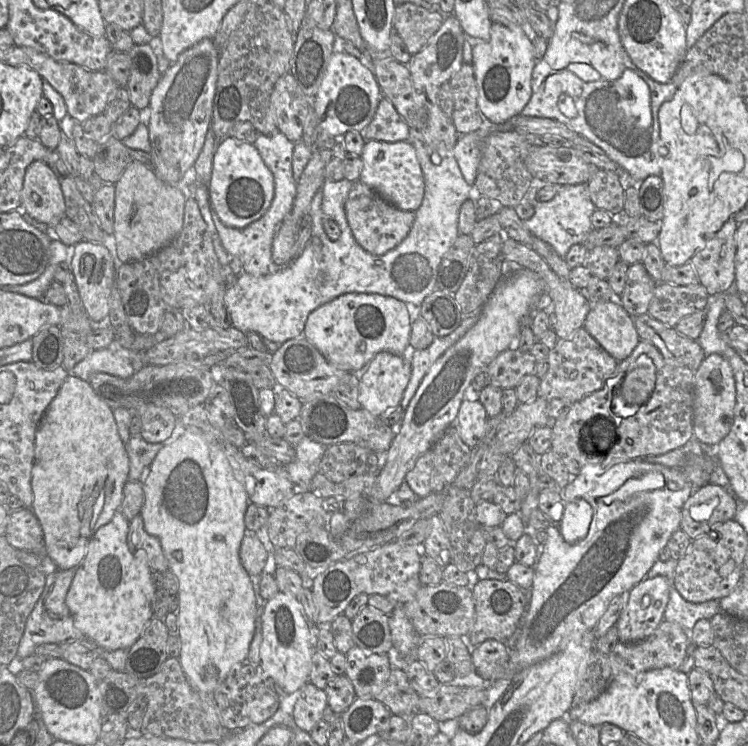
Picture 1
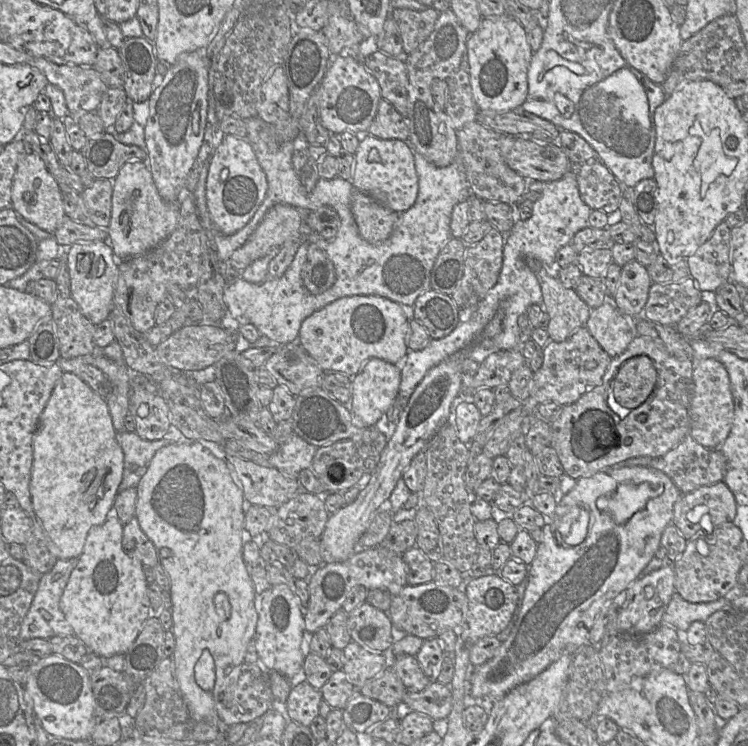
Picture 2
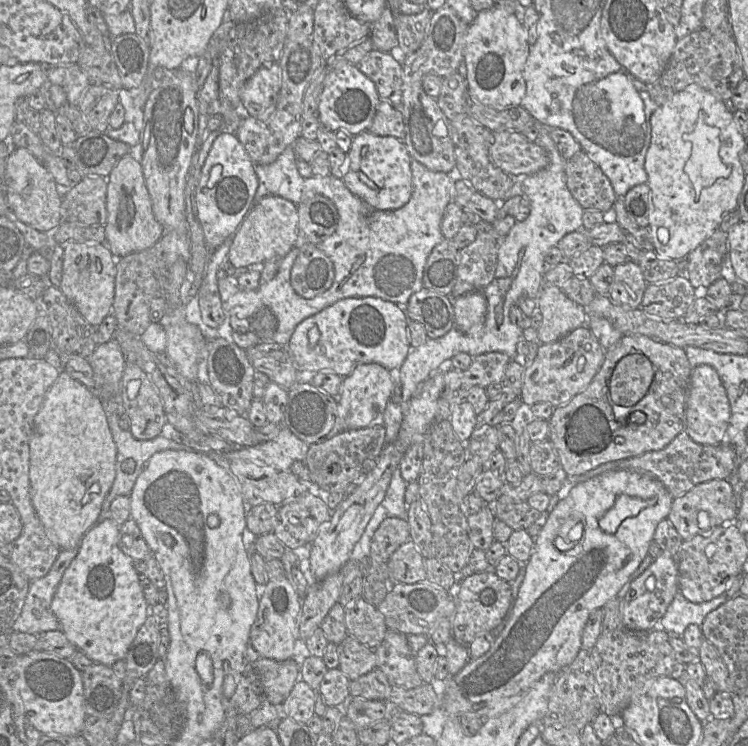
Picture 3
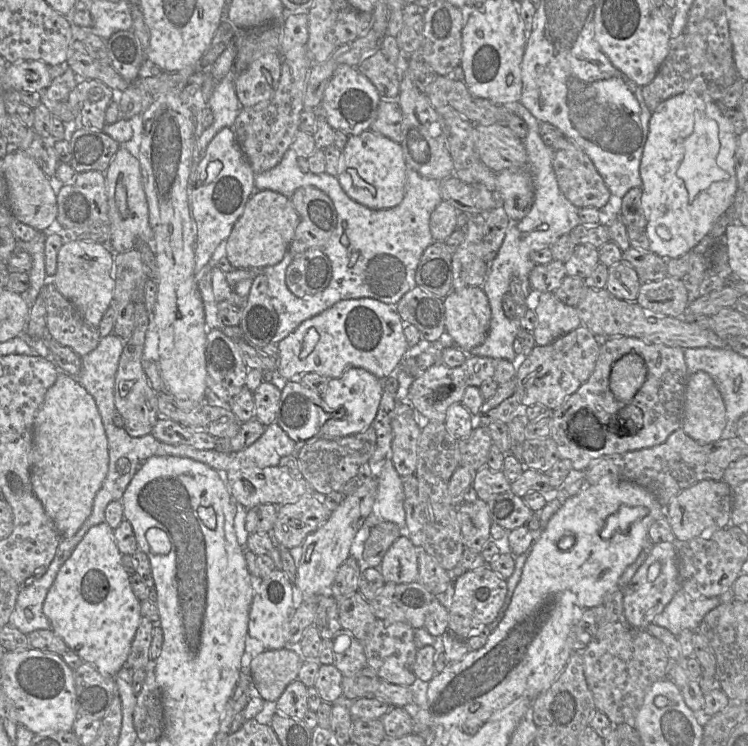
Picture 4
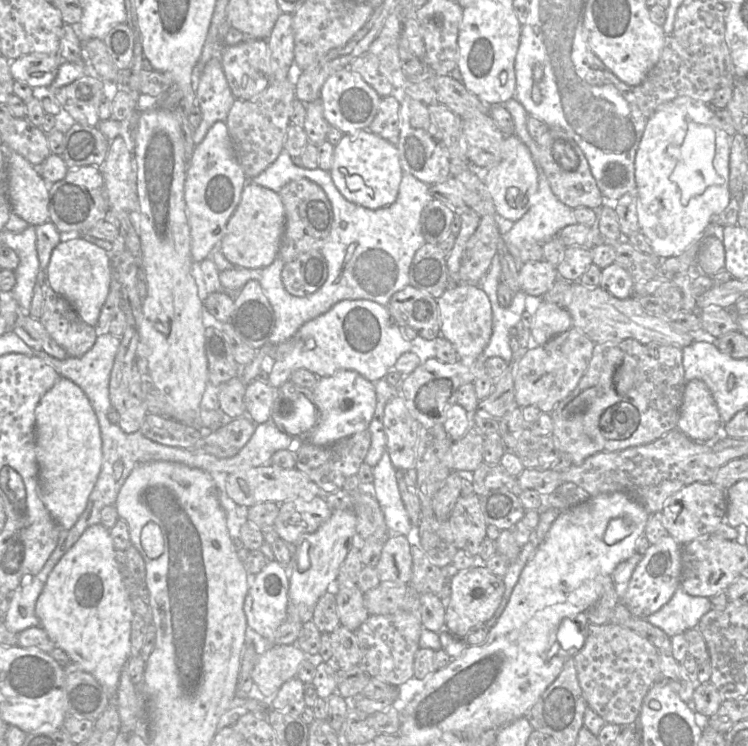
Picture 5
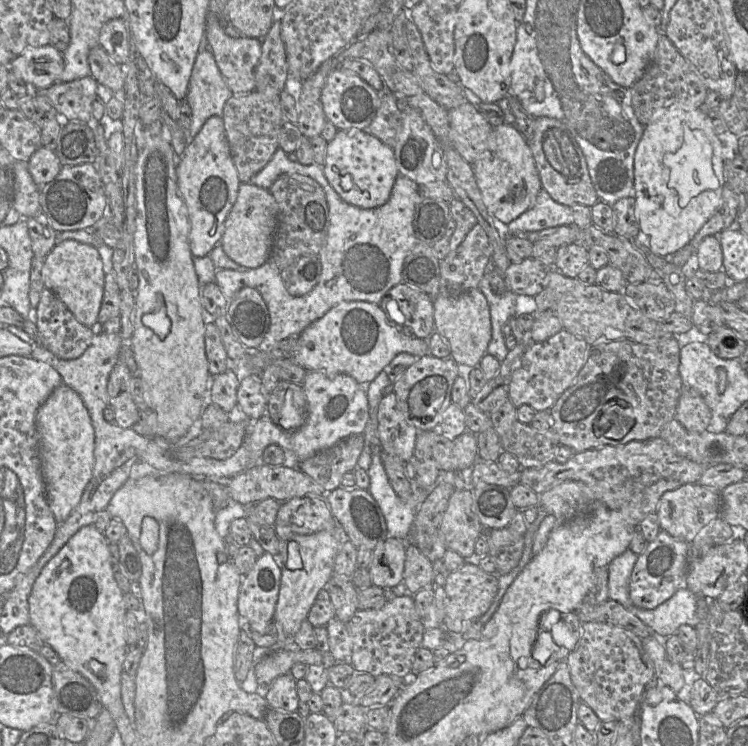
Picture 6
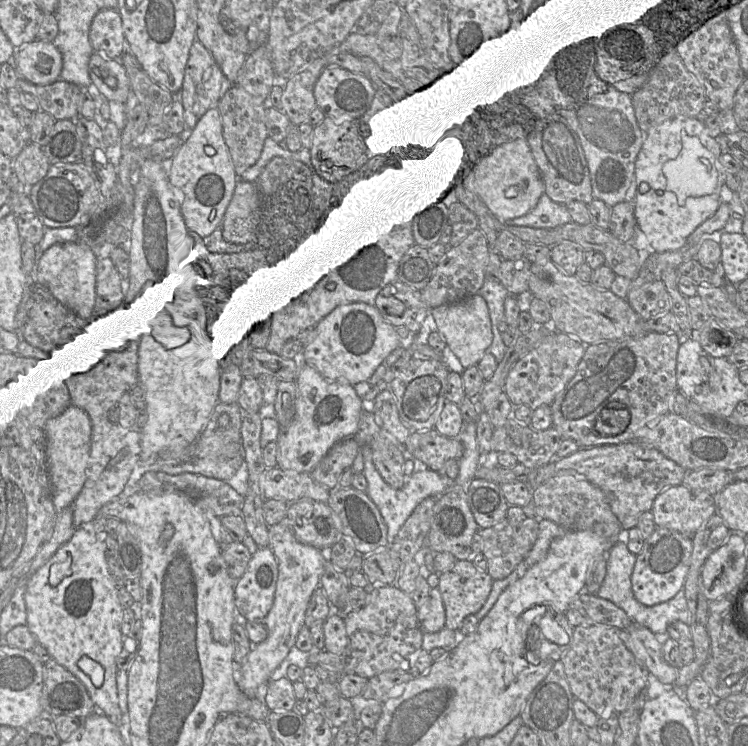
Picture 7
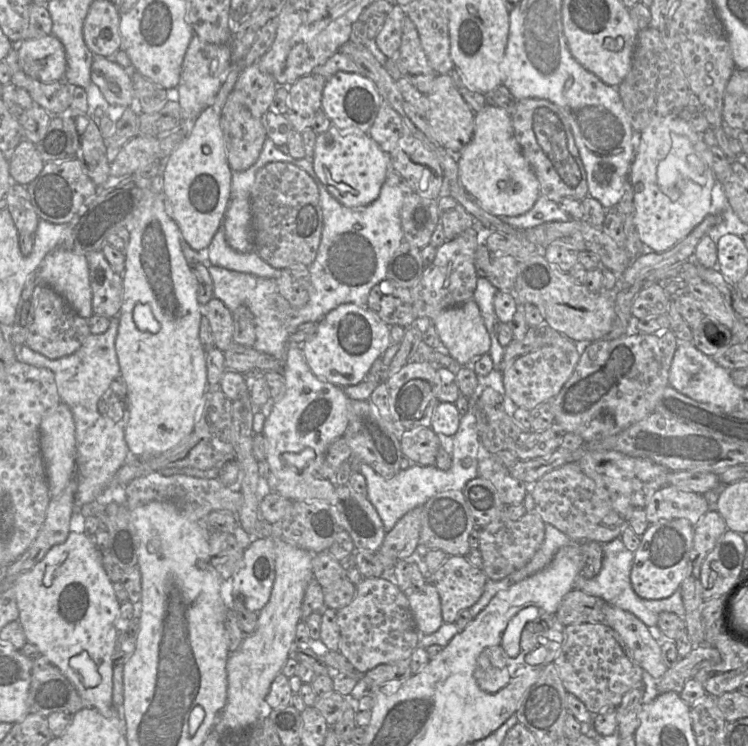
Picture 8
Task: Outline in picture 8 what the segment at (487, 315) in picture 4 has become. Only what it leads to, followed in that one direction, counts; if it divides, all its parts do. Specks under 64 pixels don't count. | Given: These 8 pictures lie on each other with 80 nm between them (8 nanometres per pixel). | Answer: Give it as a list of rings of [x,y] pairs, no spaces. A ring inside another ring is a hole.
[[[473,299],[442,311],[433,319],[433,324],[441,343],[461,366],[488,354],[490,336]]]

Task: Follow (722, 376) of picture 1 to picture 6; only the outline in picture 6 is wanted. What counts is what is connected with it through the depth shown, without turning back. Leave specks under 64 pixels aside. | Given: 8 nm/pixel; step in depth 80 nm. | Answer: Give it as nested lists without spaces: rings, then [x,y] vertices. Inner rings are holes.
[[[684,388],[676,408],[675,418],[691,432],[703,432],[709,427],[712,414],[703,397],[692,388]]]

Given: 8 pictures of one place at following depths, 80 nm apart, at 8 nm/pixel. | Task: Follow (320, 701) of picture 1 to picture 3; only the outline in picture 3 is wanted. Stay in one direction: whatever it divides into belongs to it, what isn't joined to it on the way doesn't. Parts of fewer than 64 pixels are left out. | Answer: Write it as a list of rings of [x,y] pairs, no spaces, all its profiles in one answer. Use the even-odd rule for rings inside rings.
[[[300,680],[282,703],[284,713],[297,723],[306,724],[315,715],[316,692]]]

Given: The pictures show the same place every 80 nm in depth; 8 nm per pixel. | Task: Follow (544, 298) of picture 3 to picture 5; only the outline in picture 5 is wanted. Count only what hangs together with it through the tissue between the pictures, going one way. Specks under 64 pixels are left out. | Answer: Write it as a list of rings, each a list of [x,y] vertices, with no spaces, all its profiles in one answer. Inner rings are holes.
[[[541,301],[533,317],[530,329],[532,345],[543,345],[554,336],[573,327],[571,316],[566,308],[545,301]]]

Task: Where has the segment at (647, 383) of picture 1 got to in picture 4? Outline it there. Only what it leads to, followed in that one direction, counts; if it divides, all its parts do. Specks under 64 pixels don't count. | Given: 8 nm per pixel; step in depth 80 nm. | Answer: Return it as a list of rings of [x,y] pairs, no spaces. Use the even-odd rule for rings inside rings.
[[[626,354],[614,363],[610,373],[609,387],[616,400],[628,402],[634,398],[644,384],[647,366],[636,354]]]

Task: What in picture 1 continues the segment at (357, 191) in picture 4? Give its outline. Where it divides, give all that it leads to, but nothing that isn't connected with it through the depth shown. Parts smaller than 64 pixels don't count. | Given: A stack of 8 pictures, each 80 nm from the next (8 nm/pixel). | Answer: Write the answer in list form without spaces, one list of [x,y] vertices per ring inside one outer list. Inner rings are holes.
[[[367,140],[361,153],[363,168],[359,180],[381,197],[404,211],[415,212],[421,205],[425,183],[415,148],[409,141],[384,142]]]

